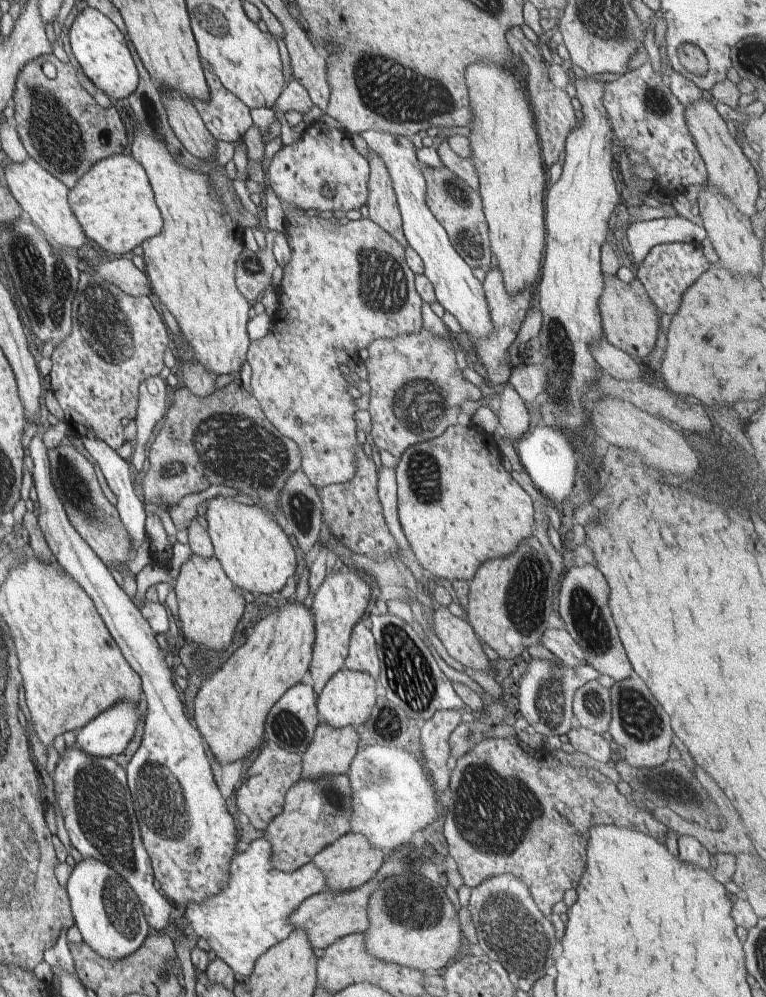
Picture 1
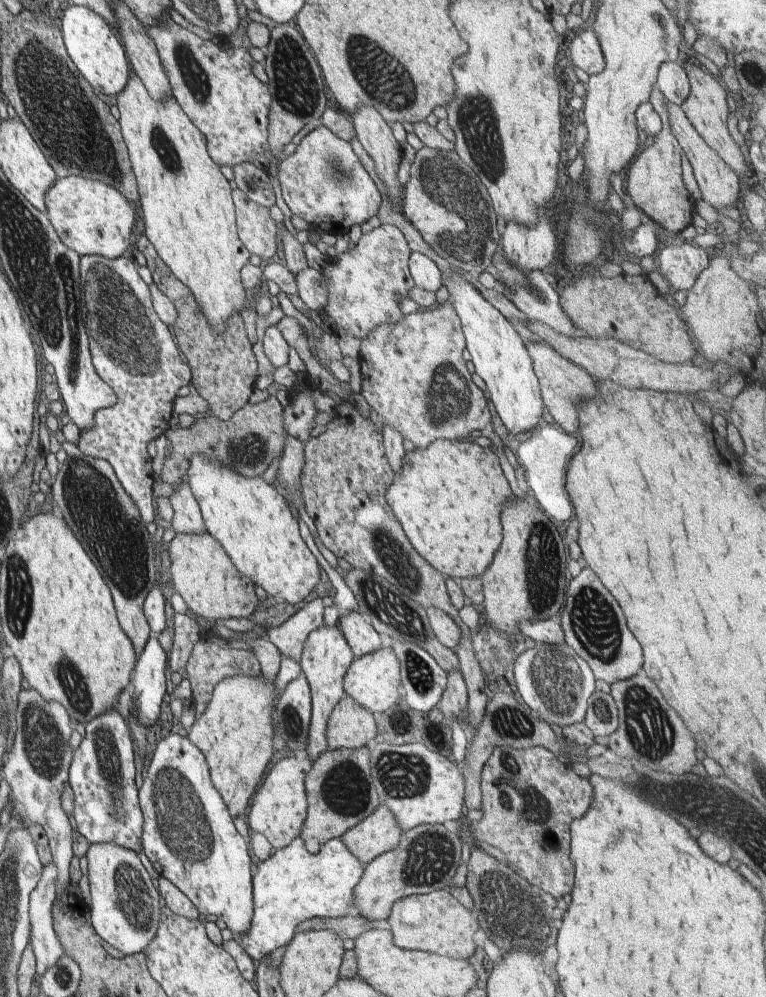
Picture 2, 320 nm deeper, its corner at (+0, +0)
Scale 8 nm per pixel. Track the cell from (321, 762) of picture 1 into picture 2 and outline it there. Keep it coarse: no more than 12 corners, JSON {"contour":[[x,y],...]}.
{"contour":[[345,695],[327,724],[328,749],[357,749],[378,734],[371,710]]}

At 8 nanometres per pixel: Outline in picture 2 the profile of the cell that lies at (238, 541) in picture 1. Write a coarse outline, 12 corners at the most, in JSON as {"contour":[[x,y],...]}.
{"contour":[[195,454],[186,480],[206,530],[278,602],[320,564],[287,500]]}

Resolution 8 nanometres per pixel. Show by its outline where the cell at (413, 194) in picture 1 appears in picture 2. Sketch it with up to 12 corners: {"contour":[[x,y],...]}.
{"contour":[[452,268],[443,271],[475,372],[514,434],[546,405],[526,342]]}

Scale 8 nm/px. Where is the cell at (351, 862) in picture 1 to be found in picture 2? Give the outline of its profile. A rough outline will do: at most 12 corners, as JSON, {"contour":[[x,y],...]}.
{"contour":[[386,803],[341,839],[359,861],[398,846],[403,830]]}

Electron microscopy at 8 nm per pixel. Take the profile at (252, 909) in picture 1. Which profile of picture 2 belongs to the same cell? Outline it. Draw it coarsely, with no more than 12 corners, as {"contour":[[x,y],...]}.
{"contour":[[302,837],[254,865],[254,960],[296,926],[353,913],[366,865],[341,837]]}

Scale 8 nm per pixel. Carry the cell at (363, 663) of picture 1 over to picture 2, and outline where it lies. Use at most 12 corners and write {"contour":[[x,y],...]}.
{"contour":[[357,610],[338,621],[355,658],[381,648],[380,635]]}

